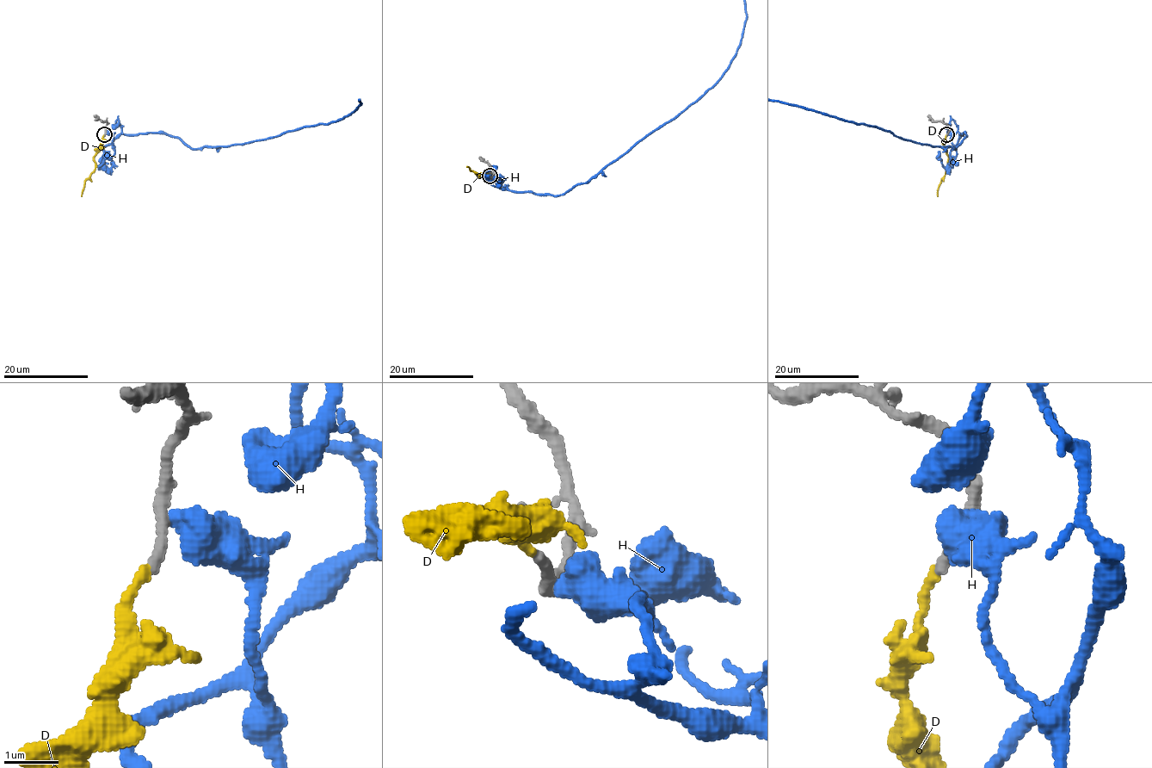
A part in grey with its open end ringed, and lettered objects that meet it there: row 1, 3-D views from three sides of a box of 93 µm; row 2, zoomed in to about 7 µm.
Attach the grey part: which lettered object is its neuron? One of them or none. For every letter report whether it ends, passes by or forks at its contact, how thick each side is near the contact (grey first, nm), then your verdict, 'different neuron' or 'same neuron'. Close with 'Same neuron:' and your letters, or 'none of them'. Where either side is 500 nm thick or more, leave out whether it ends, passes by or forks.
D: it ends; calibres 180 and 160 nm; same neuron
H: calibres 280 and 550 nm; different neuron
Same neuron: D

